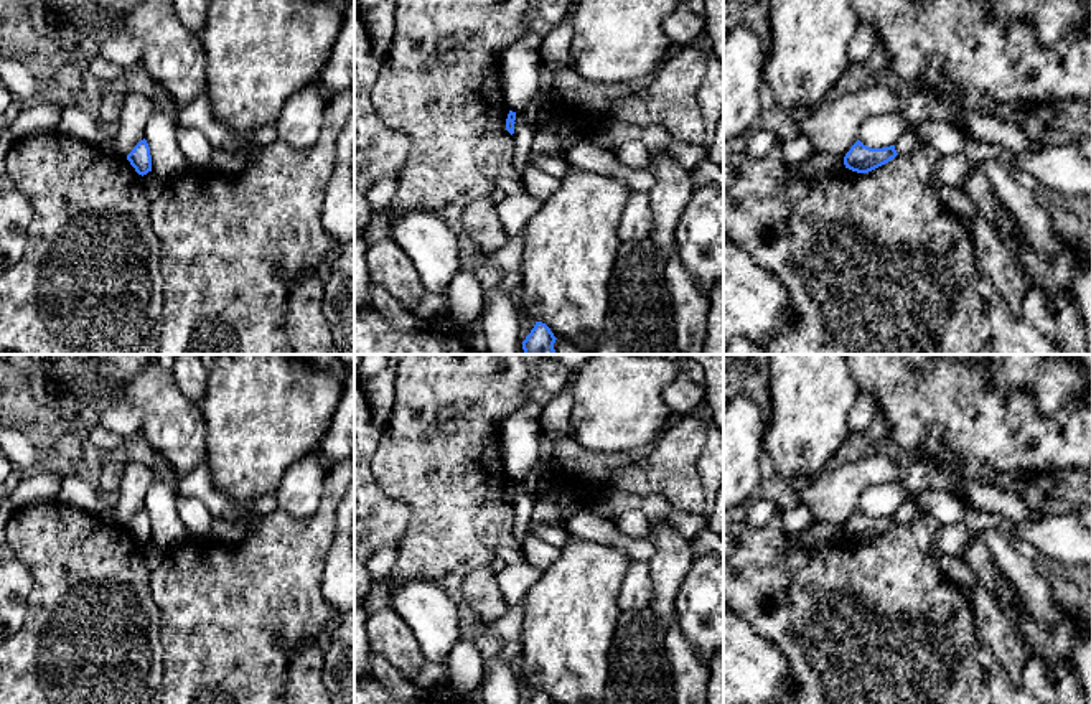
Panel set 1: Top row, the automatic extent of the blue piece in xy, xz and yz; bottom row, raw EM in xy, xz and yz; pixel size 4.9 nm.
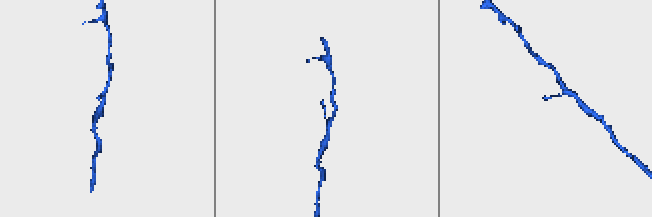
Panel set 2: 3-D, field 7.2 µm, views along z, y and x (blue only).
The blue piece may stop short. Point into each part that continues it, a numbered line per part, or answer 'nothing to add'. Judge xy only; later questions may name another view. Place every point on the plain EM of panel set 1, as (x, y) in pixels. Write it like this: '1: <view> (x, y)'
nothing to add

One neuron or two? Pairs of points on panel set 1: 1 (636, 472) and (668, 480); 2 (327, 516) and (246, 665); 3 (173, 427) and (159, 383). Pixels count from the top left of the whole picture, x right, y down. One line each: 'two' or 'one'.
1: one
2: one
3: one

